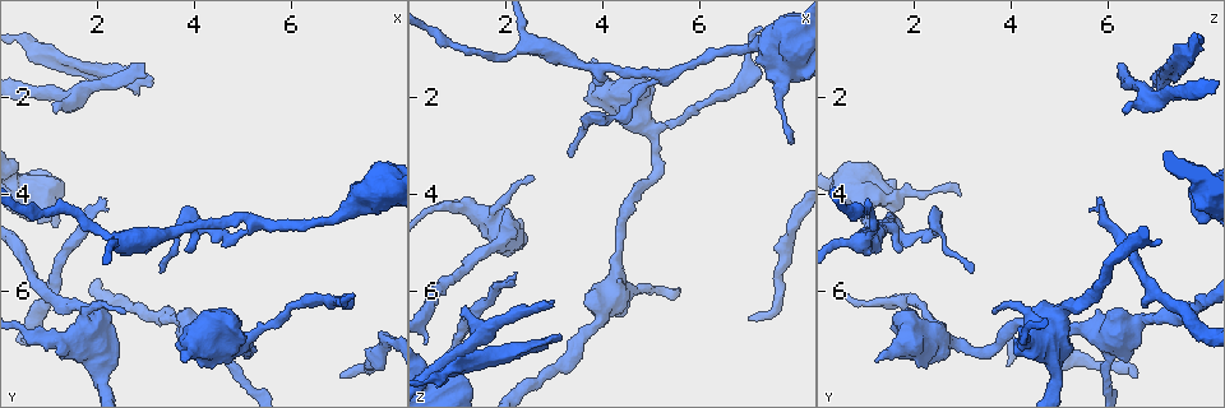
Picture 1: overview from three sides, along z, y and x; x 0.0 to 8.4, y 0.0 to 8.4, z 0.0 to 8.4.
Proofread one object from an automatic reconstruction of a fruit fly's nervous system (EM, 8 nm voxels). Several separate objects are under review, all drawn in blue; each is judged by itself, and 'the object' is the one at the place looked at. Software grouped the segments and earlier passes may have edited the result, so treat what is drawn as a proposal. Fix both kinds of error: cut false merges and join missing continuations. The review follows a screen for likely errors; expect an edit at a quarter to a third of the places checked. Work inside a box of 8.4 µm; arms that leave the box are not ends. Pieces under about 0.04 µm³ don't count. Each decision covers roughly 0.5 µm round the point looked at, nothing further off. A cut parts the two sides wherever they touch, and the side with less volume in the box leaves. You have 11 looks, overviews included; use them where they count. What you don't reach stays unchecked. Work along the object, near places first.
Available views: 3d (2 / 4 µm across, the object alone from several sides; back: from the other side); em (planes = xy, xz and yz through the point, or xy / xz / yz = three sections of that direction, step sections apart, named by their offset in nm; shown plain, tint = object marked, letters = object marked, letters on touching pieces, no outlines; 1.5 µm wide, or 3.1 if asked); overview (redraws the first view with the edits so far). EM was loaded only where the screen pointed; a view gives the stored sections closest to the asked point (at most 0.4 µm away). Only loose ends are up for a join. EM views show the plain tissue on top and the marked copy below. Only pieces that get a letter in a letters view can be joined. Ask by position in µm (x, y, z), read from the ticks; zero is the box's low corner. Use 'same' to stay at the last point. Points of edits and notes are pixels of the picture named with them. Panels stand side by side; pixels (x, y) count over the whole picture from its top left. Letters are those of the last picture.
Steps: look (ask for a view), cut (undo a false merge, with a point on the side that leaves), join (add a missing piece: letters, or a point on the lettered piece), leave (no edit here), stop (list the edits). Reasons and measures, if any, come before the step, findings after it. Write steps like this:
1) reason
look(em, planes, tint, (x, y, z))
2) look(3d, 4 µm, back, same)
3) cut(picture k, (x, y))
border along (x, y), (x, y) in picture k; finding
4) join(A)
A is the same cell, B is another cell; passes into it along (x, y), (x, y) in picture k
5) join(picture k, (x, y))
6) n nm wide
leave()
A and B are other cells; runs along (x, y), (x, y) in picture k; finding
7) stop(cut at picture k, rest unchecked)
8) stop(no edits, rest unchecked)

two arms in line, one across
look(3d, 2 µm, (5.20, 4.55, 1.60))

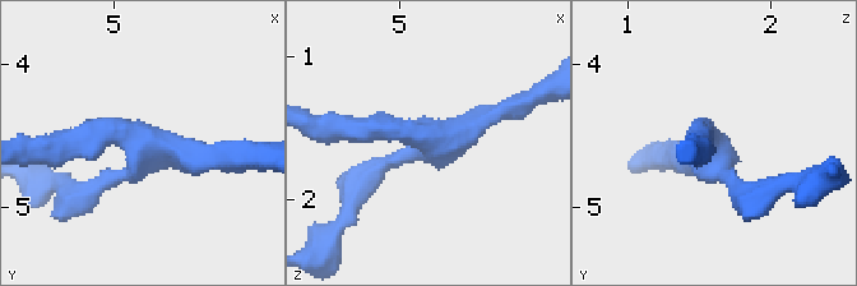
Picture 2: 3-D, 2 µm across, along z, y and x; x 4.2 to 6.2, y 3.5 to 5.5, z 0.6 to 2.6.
3 arms; arms of 180, 180, 190 nm; need the tissue
look(em, xz, step 4, letters, (5.26, 4.58, 1.58))

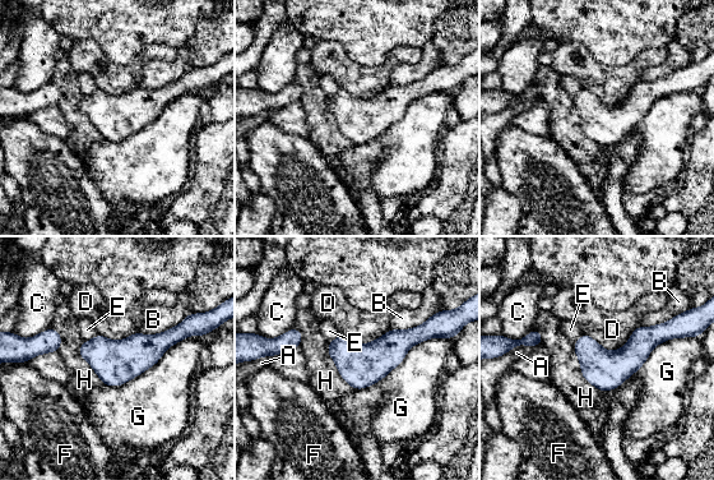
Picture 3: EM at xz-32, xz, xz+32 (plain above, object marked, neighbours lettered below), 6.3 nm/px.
leave()
A, B, C, D, E, F, G and H are other cells; border along (639, 326), (613, 350), (583, 335) in picture 3; continuous, no second neuron

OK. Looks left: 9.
stops while still wide
look(em, xy, step 8, tint, (4.25, 6.40, 1.85))

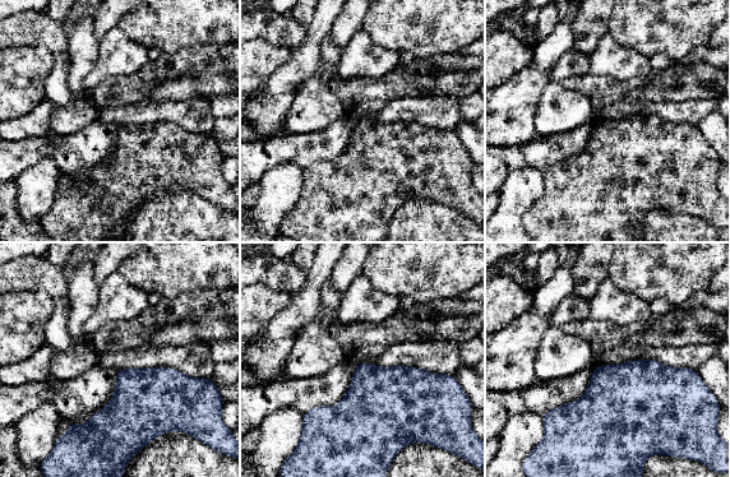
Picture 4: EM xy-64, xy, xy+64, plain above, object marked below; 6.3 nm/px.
another direction
look(em, planes, letters, same)

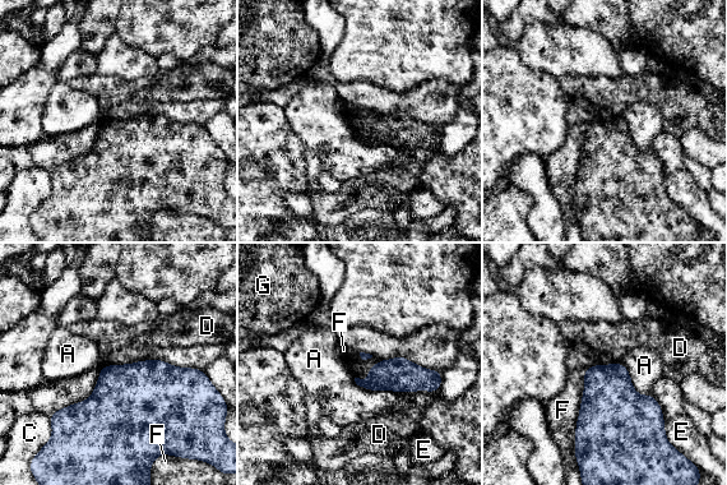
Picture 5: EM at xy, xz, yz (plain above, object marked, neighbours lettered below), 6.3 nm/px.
leave()
A, C, D, E, F and G are other cells; border along (619, 361), (631, 386), (648, 395) in picture 5; no lettered piece goes on from it

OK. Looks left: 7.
an open end
look(em, planes, letters, (2.60, 6.45, 3.60))

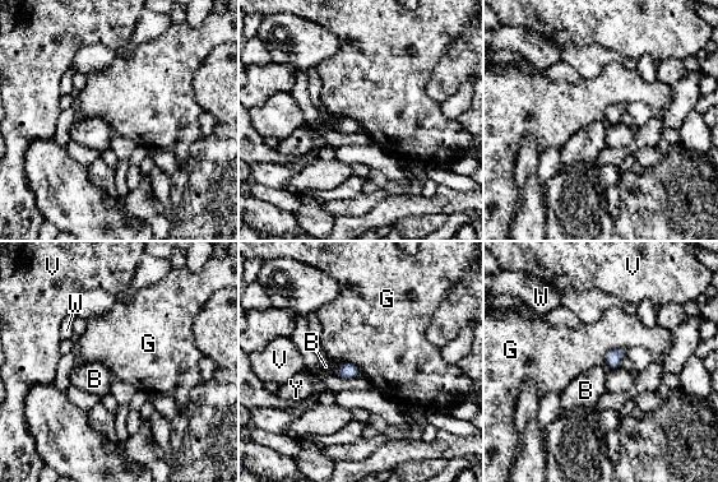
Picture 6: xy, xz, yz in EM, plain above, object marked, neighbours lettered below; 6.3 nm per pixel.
leave()
B, G, V, W and Y are other cells; no lettered piece goes on from it

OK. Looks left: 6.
free end
look(3d, 2 µm, (7.05, 7.75, 6.60))

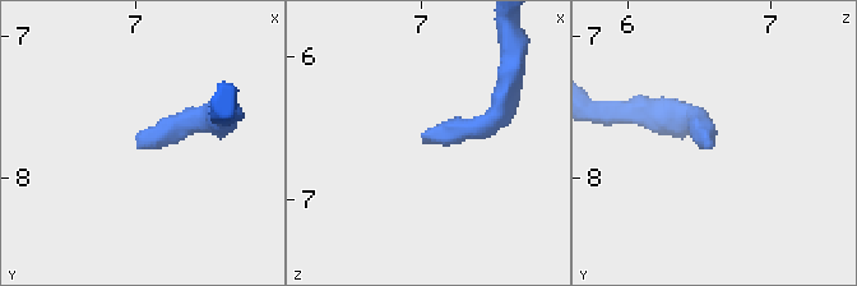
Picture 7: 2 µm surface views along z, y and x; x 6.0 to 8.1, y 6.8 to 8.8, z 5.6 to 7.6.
look(em, xz, step 8, letters, (7.02, 7.74, 6.60))

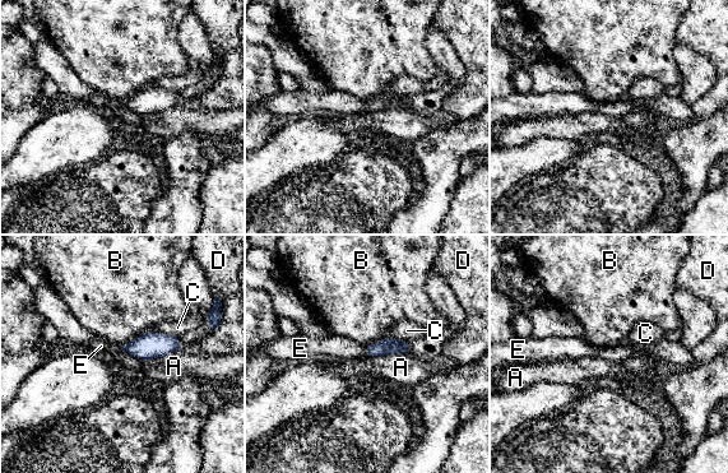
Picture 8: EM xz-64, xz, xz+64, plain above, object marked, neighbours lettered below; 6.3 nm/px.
another direction
look(em, planes, letters, same)

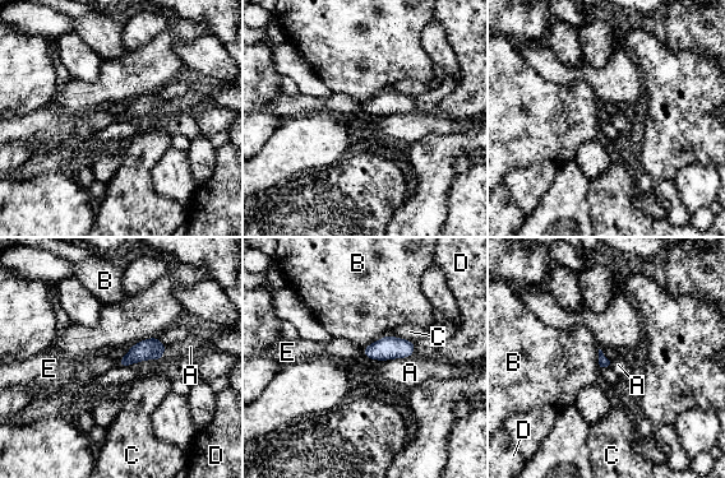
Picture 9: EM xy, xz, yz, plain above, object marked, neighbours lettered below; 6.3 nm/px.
join(E)
E is the same cell, A, B, C and D are other cells; passes into it along (151, 348), (118, 363), (81, 371) in picture 9; the neuron continues

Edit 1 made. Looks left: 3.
stop(join at picture 9, rest unchecked)

